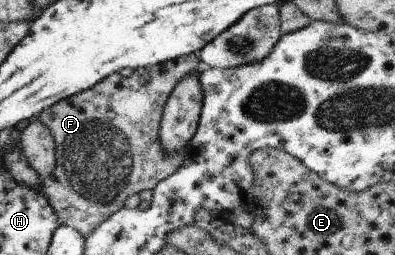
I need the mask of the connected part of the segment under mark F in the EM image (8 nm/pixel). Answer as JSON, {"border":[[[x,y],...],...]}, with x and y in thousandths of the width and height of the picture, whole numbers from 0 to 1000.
{"border":[[[496,208],[448,224],[380,263],[339,271],[324,302],[299,282],[258,306],[243,333],[144,396],[89,451],[132,533],[139,569],[137,663],[122,694],[101,698],[99,741],[149,871],[190,898],[218,937],[258,867],[309,816],[327,765],[385,741],[405,706],[435,686],[466,624],[463,588],[420,608],[400,561],[400,502],[410,431],[441,333],[476,286],[511,267]]]}

